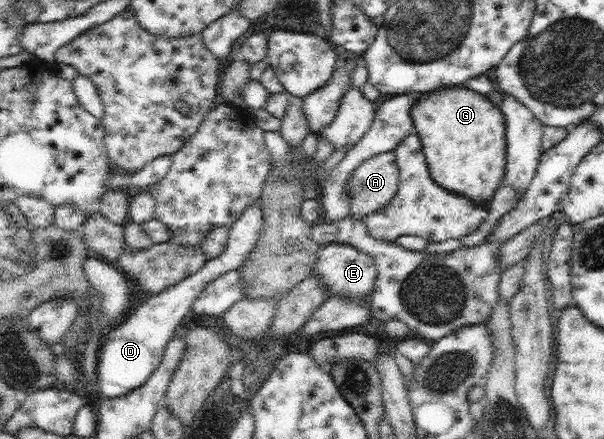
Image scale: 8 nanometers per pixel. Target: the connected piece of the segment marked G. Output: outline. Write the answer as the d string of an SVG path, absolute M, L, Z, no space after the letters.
M465 85L443 86L421 94L410 106L410 115L432 179L479 205L488 205L507 163L505 117L499 106Z

